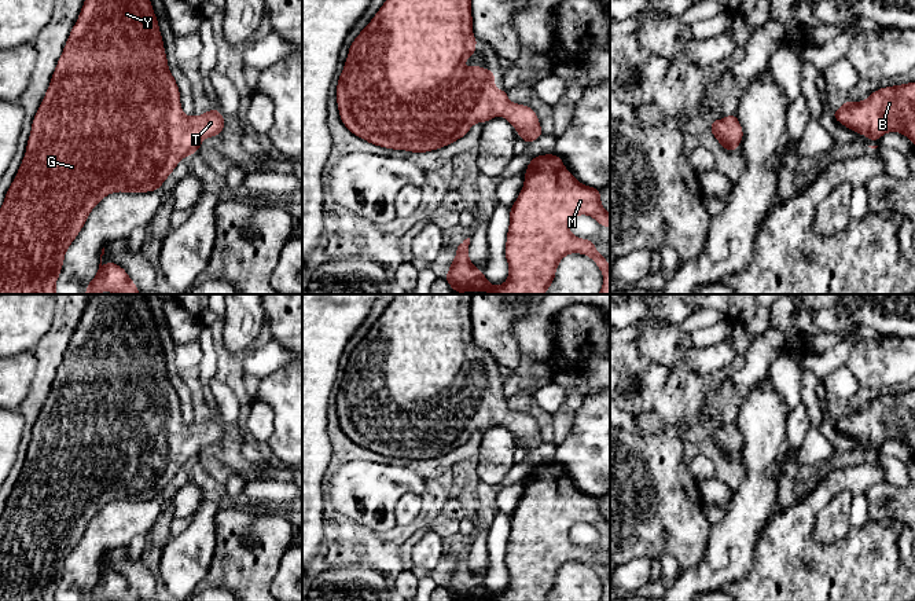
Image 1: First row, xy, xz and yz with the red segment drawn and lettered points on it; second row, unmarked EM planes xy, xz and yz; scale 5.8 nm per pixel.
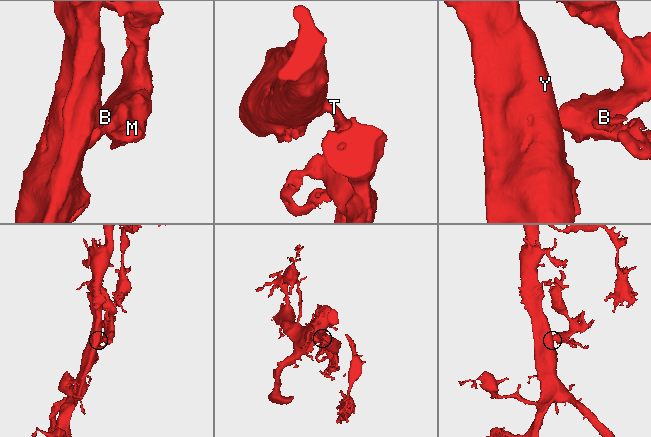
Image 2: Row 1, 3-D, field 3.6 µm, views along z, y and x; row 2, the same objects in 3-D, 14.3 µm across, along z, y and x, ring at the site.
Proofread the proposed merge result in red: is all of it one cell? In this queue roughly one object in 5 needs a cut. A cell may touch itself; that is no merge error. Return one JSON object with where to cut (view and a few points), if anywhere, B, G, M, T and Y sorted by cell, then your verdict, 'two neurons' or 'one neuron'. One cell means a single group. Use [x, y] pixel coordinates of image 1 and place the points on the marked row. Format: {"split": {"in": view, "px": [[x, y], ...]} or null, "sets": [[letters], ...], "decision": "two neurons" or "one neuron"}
{"split": null, "sets": [["B", "G", "M", "T", "Y"]], "decision": "one neuron"}

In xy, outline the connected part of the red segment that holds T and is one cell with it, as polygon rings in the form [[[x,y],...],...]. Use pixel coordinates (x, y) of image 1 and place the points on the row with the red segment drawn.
[[[85,0],[56,63],[49,87],[33,118],[22,164],[0,208],[0,294],[58,294],[55,283],[62,271],[65,253],[82,230],[92,209],[111,193],[148,193],[159,190],[184,157],[202,150],[201,142],[220,135],[224,127],[225,118],[218,109],[210,109],[205,114],[192,116],[191,118],[183,113],[180,91],[173,74],[169,72],[158,19],[150,0]]]

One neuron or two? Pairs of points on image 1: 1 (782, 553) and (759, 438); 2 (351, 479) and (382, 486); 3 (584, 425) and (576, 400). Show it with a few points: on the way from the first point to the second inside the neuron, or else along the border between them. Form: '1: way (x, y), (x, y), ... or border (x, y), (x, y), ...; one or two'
1: border (779, 508), (759, 539); two
2: way (359, 486), (374, 486); one
3: border (584, 398), (576, 414); two

